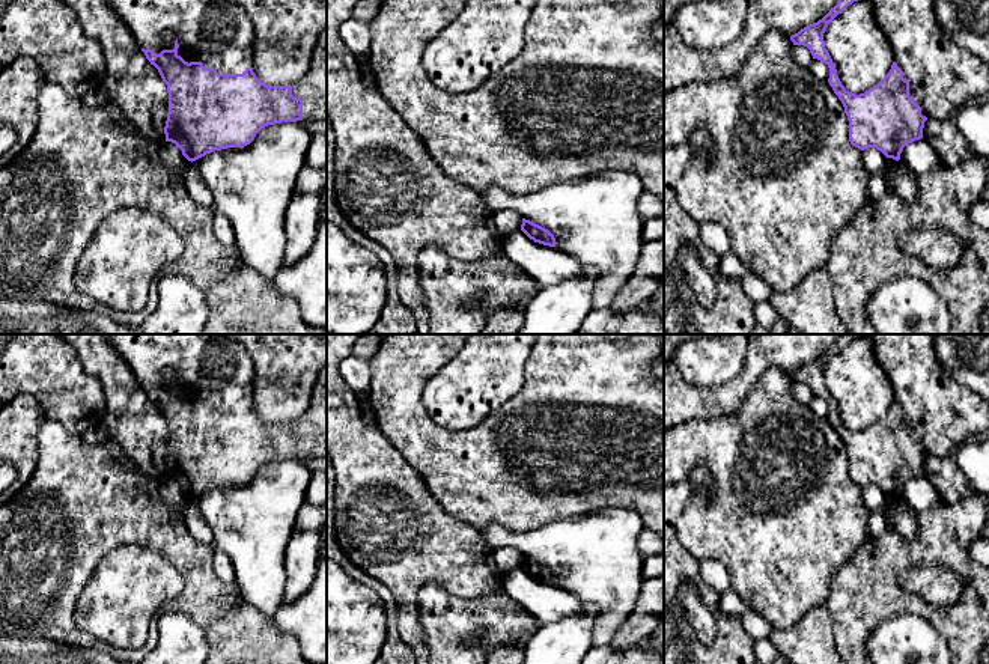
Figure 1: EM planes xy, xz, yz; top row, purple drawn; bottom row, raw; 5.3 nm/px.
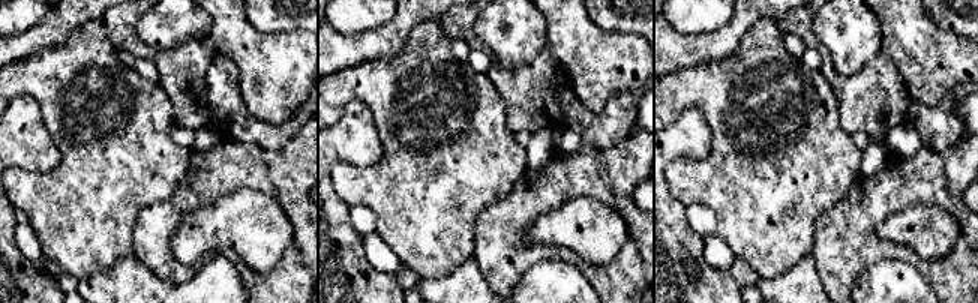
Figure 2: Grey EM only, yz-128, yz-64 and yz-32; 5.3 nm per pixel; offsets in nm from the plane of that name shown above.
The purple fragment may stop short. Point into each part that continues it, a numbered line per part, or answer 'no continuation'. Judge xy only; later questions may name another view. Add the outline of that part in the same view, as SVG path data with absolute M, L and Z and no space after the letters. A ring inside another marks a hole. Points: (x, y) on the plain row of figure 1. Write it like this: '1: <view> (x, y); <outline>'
1: xy (219, 371); M105 334L140 385L160 391L170 369L179 385L218 411L253 405L254 366L247 349L217 334Z

